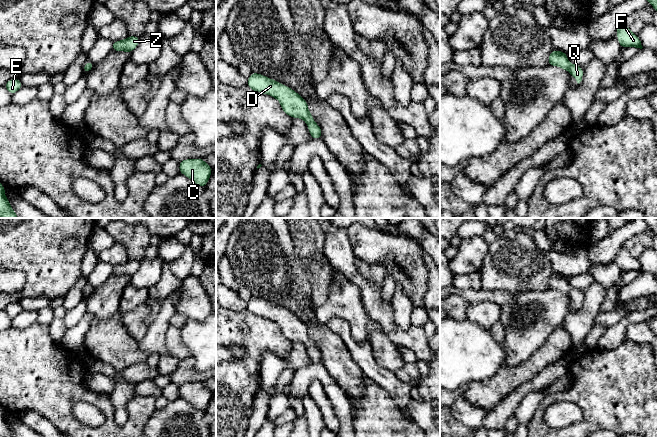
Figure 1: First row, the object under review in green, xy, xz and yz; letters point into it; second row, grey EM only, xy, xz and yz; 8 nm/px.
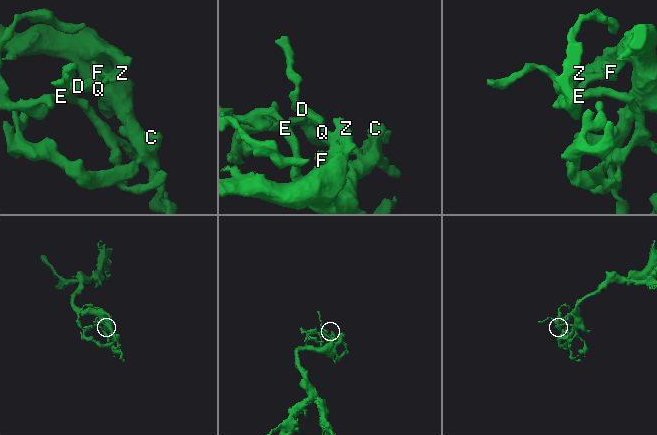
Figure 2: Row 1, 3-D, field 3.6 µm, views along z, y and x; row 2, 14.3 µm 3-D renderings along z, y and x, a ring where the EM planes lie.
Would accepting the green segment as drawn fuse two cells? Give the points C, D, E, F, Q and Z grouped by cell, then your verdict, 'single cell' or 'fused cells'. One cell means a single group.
groups C D E F Q Z; single cell

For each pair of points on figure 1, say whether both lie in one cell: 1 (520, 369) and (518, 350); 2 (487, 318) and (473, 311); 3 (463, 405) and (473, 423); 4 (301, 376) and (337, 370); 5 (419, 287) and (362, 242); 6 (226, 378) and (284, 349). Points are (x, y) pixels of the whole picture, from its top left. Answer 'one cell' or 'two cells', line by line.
1: two cells
2: one cell
3: one cell
4: two cells
5: one cell
6: one cell

